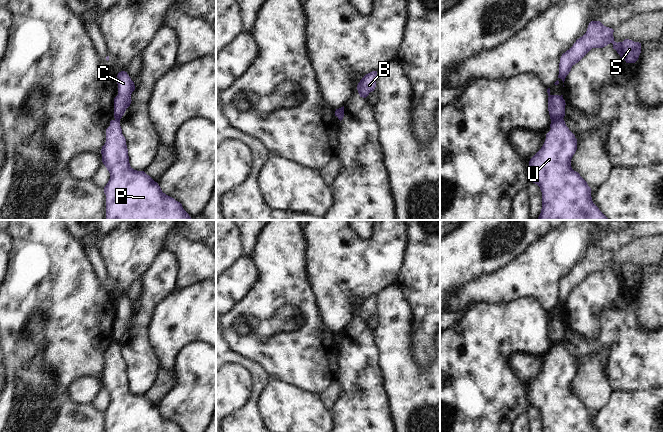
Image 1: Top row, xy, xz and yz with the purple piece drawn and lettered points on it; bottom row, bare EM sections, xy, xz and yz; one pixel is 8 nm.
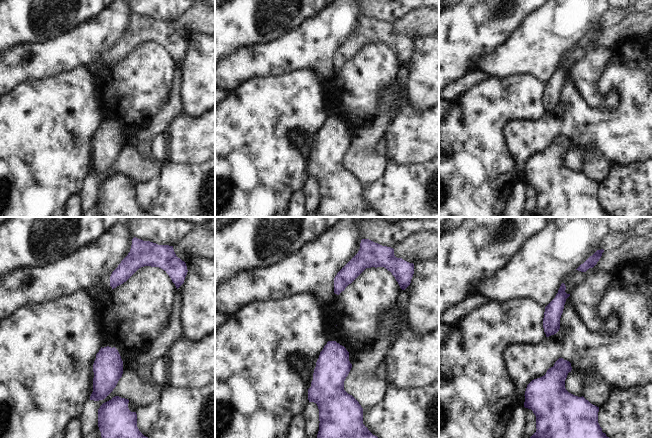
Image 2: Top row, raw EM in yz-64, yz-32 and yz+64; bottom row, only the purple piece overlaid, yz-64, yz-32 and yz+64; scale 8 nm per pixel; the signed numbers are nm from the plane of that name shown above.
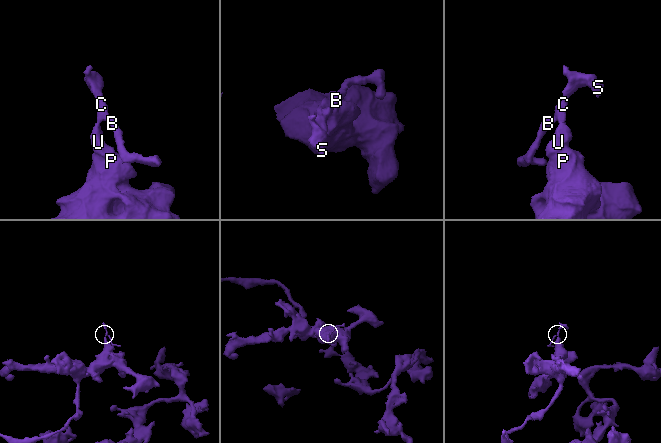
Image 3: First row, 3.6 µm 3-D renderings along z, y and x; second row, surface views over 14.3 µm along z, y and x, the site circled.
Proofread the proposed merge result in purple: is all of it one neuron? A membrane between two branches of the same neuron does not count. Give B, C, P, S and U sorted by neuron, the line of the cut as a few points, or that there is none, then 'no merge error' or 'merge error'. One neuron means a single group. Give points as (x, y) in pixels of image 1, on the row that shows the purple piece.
B C S / P U; cut in yz along (562, 118), (551, 122); merge error

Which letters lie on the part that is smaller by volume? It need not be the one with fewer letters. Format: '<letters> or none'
B, C, S

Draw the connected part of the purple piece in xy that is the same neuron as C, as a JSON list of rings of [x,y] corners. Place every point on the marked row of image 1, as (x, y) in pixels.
[[[125,71],[119,72],[117,78],[118,95],[114,98],[114,118],[120,120],[131,104],[131,94],[135,85]]]

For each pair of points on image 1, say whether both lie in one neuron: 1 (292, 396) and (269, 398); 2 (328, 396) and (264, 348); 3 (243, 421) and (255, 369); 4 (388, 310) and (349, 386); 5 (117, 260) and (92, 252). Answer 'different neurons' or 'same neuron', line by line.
1: same neuron
2: different neurons
3: same neuron
4: different neurons
5: different neurons

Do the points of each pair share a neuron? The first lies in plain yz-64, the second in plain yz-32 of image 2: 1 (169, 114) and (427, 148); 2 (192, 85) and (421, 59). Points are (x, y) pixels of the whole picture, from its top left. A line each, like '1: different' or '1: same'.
1: different
2: same

